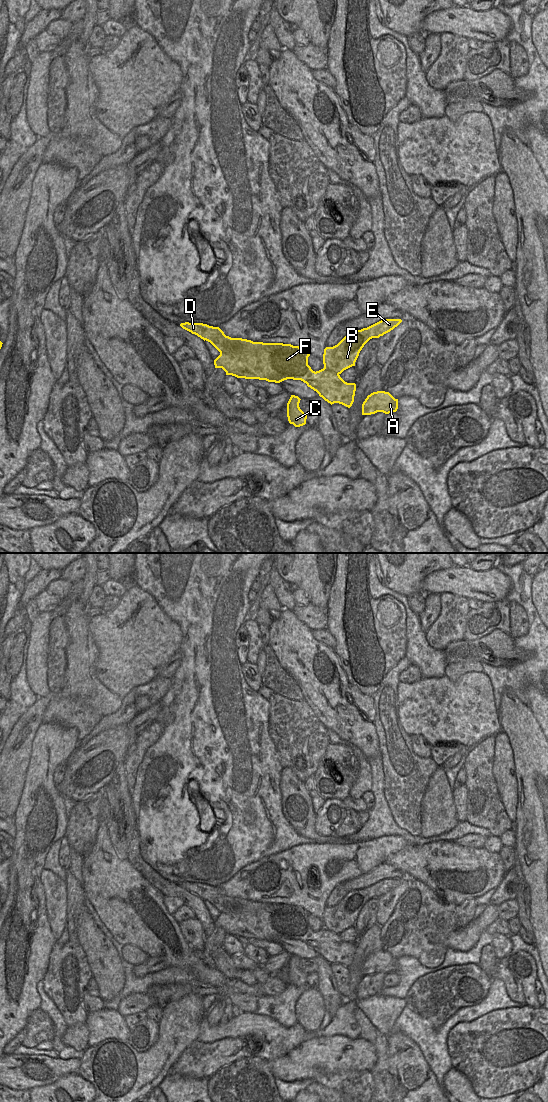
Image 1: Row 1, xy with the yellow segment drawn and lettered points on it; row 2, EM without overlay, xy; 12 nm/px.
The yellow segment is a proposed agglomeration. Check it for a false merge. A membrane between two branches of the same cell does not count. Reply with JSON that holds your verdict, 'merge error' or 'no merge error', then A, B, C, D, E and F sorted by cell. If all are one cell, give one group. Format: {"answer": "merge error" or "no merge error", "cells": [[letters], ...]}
{"answer": "merge error", "cells": [["A", "D", "F"], ["B", "C", "E"]]}

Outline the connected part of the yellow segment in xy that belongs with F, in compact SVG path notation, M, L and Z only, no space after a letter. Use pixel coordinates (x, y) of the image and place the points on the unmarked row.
M185 882L181 883L180 886L204 901L210 902L220 912L220 915L214 920L214 925L215 928L222 928L226 932L226 935L232 935L237 938L266 940L275 943L280 943L287 939L301 940L331 965L339 963L350 968L354 962L356 944L345 942L340 935L326 928L316 932L313 931L308 925L310 914L299 906L231 898L226 896L219 887L203 883Z

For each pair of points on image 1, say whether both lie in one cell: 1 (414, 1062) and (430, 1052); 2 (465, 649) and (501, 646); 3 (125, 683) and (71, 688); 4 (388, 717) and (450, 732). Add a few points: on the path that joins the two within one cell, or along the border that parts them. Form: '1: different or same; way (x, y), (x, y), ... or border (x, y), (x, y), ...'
1: different; border (409, 1038), (418, 1046), (435, 1077)
2: same; way (474, 649), (492, 648)
3: different; border (96, 663), (96, 676), (110, 690), (122, 698)
4: different; border (397, 697), (397, 717), (402, 728), (410, 736)

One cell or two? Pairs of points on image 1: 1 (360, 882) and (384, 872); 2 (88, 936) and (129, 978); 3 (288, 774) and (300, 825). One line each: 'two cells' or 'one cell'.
1: one cell
2: two cells
3: one cell

